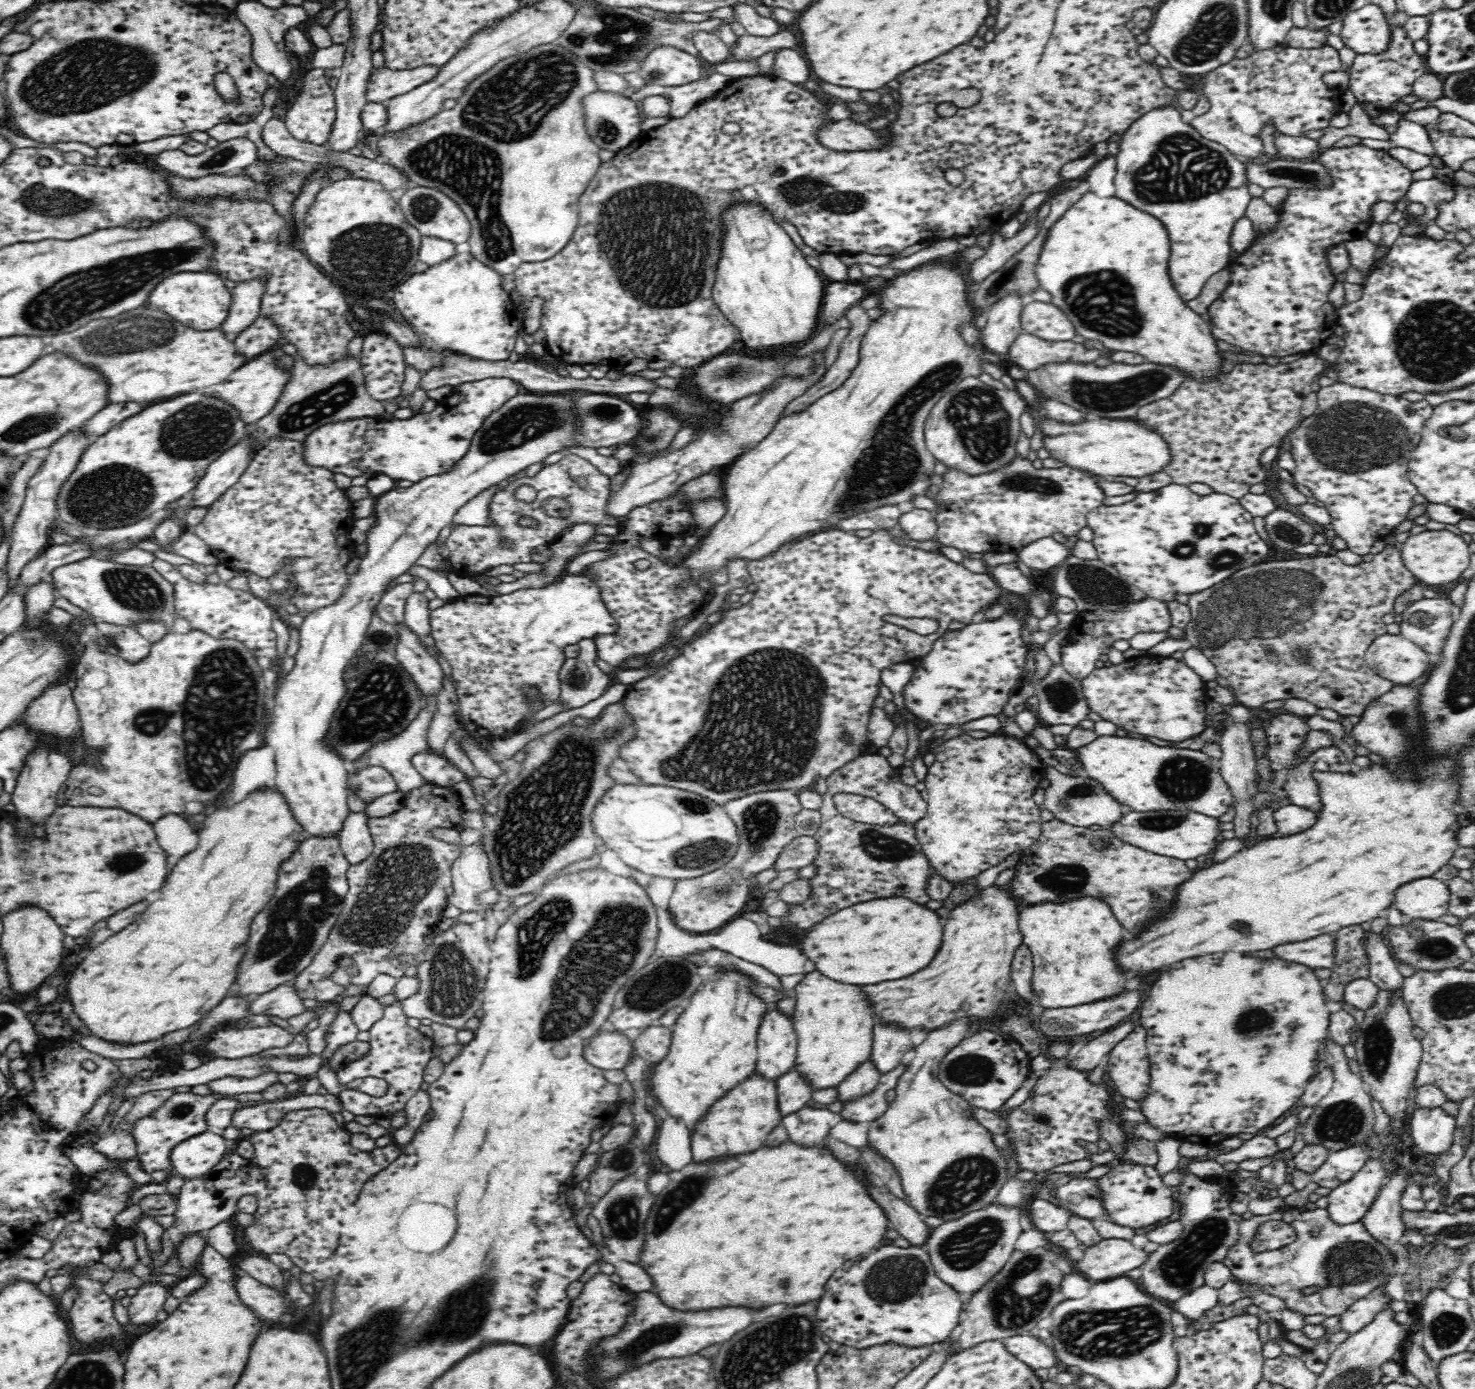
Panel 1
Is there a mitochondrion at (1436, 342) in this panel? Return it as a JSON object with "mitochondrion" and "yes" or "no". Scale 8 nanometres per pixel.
{"mitochondrion":"yes"}

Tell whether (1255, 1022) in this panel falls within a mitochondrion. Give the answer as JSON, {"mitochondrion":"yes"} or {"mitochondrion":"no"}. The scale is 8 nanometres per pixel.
{"mitochondrion":"yes"}

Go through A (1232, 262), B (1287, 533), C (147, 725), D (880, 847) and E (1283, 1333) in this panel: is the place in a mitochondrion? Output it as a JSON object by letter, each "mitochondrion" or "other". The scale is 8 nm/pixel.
{"A":"other","B":"mitochondrion","C":"mitochondrion","D":"mitochondrion","E":"other"}

